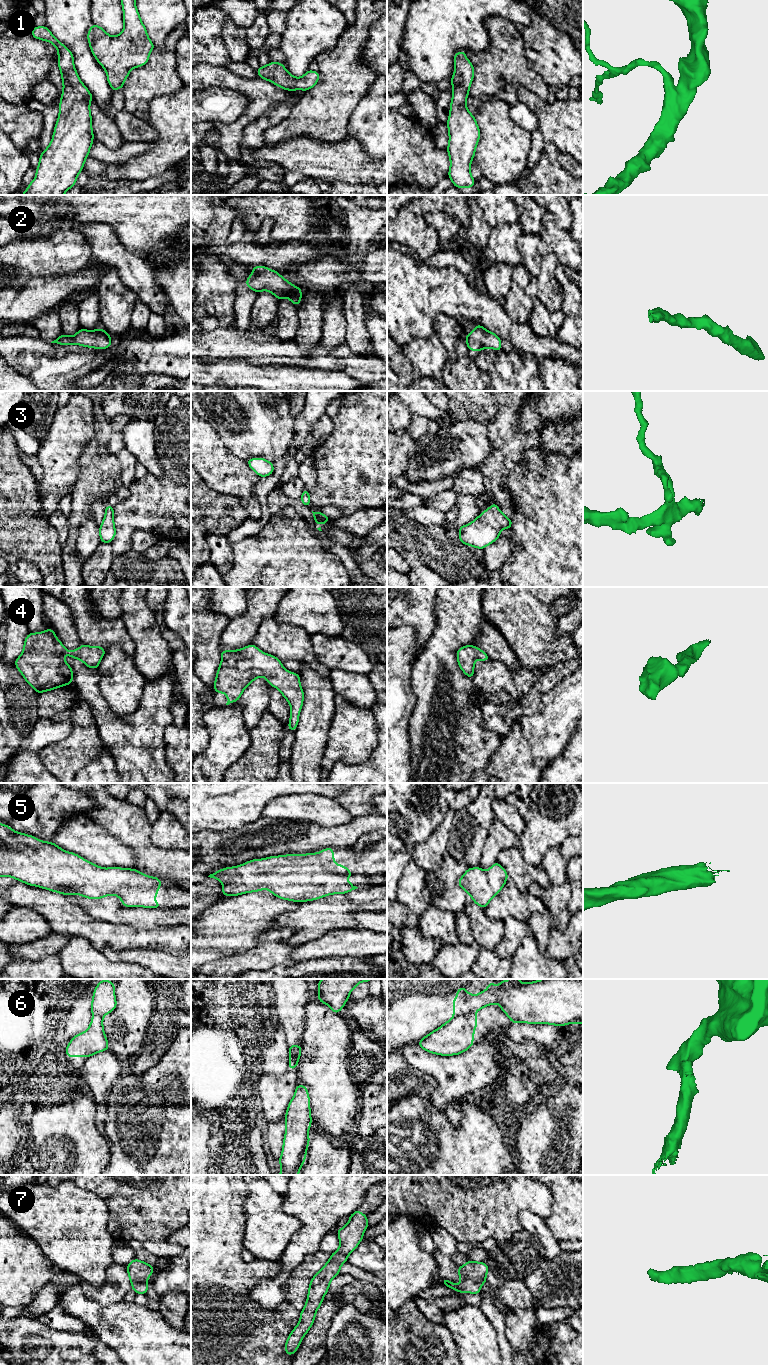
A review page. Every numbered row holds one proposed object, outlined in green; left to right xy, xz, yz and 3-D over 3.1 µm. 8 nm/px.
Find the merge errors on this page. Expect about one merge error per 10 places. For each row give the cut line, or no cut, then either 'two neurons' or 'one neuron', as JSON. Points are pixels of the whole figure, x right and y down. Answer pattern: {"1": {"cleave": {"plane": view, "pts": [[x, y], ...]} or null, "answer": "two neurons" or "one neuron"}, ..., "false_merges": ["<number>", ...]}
{"1": {"cleave": null, "answer": "one neuron"}, "2": {"cleave": null, "answer": "one neuron"}, "3": {"cleave": null, "answer": "one neuron"}, "4": {"cleave": null, "answer": "one neuron"}, "5": {"cleave": null, "answer": "one neuron"}, "6": {"cleave": {"plane": "yz", "pts": [[473, 1012], [459, 1014], [454, 1017]]}, "answer": "two neurons"}, "7": {"cleave": null, "answer": "one neuron"}, "false_merges": ["6"]}

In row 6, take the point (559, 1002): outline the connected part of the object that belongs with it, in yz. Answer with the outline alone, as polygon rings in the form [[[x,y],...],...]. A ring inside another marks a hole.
[[[511,979],[511,980],[501,980],[498,987],[494,985],[494,981],[493,982],[489,981],[488,984],[489,986],[487,987],[486,990],[476,995],[469,994],[467,992],[467,988],[465,987],[461,987],[457,989],[456,990],[457,995],[453,1000],[453,1016],[456,1017],[459,1015],[469,1015],[474,1013],[475,1011],[481,1010],[486,1006],[497,1003],[500,1006],[500,1008],[503,1010],[503,1012],[509,1017],[512,1023],[551,1024],[555,1026],[565,1026],[567,1024],[572,1024],[572,1023],[581,1025],[583,1023],[583,980],[581,979],[543,979],[543,980],[537,980],[529,983],[521,983],[519,979]]]

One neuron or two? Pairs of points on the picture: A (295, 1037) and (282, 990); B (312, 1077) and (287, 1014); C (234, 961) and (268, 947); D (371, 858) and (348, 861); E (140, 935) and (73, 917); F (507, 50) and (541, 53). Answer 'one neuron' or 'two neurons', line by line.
A: one neuron
B: two neurons
C: one neuron
D: one neuron
E: one neuron
F: two neurons

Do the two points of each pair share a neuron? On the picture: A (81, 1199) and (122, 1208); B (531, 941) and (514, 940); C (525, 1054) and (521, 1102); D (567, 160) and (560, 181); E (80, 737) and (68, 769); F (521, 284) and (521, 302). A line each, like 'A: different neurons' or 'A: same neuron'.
A: different neurons
B: different neurons
C: same neuron
D: different neurons
E: same neuron
F: same neuron

